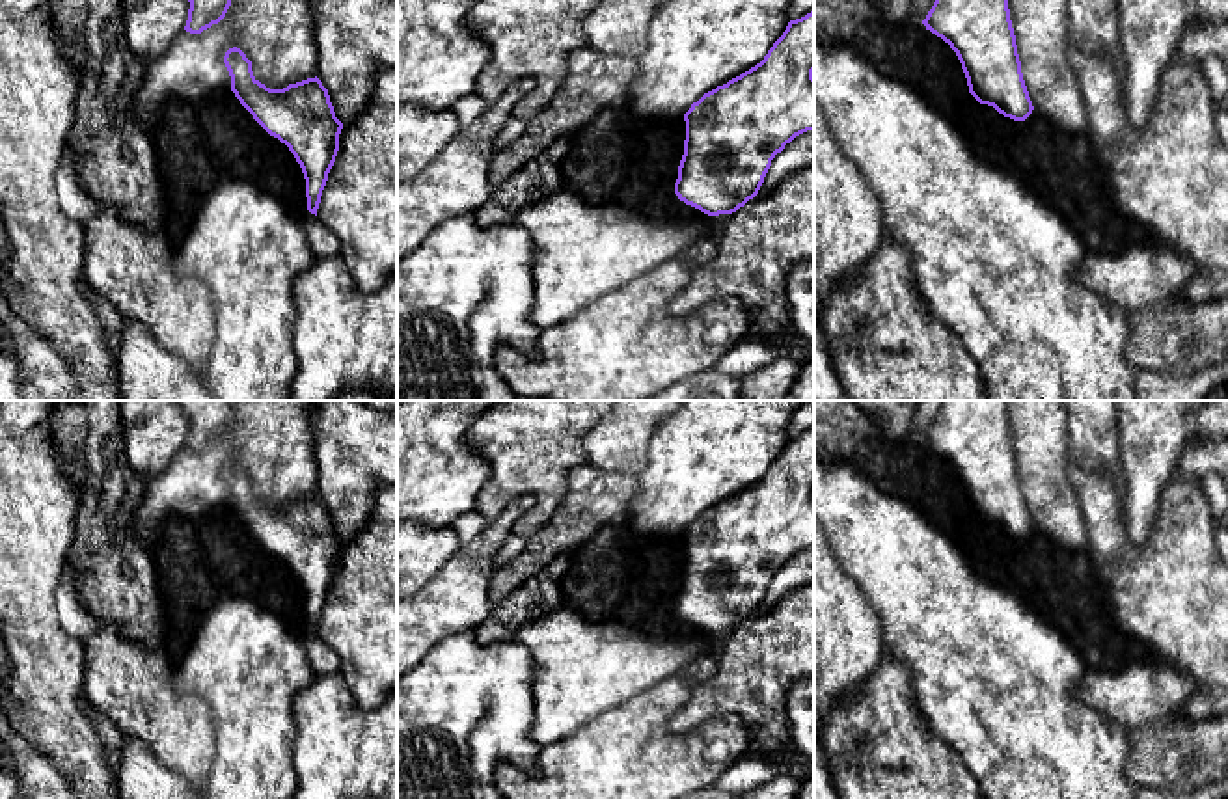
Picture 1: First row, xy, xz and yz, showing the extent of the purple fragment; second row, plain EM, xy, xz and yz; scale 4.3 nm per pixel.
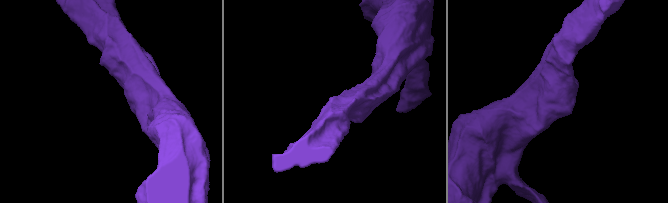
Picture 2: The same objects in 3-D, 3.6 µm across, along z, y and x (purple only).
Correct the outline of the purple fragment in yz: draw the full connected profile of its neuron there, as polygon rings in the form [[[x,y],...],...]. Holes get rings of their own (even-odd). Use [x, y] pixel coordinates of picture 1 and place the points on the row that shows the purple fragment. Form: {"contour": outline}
{"contour": [[[935,0],[922,24],[956,52],[980,104],[1014,121],[1032,114],[1008,0]]]}

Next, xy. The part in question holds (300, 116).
{"contour": [[[237,47],[225,52],[224,63],[240,104],[294,155],[306,179],[307,210],[317,216],[343,129],[328,89],[317,76],[270,89],[253,76],[252,61]]]}

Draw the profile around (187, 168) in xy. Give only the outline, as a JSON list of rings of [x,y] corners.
[[[170,102],[149,129],[166,201],[162,231],[173,246],[188,233],[199,205],[220,179],[201,129],[201,108]]]

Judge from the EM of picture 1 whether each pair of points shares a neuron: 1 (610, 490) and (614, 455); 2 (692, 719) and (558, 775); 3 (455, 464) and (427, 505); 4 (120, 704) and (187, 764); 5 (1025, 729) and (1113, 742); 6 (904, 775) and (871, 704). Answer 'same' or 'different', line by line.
1: different
2: different
3: same
4: same
5: same
6: same

